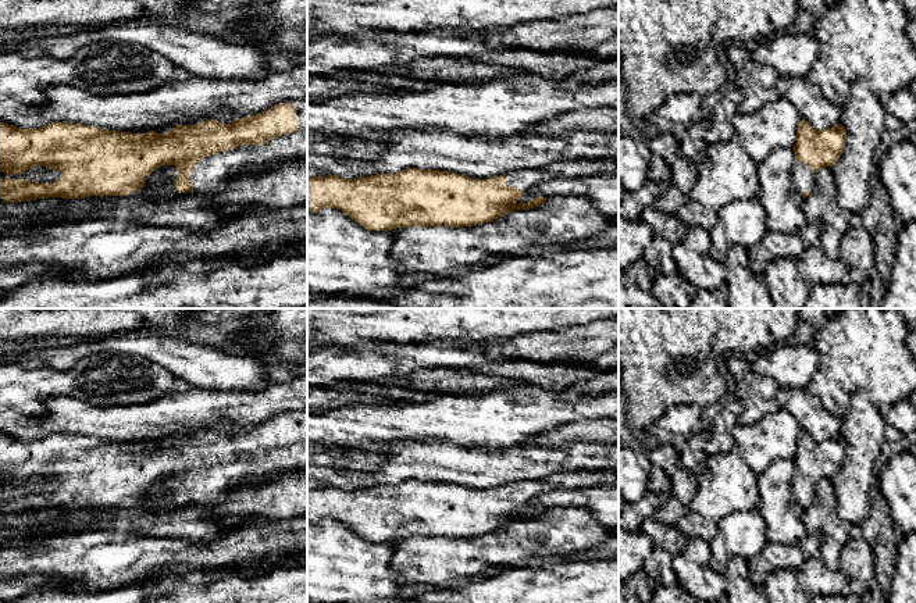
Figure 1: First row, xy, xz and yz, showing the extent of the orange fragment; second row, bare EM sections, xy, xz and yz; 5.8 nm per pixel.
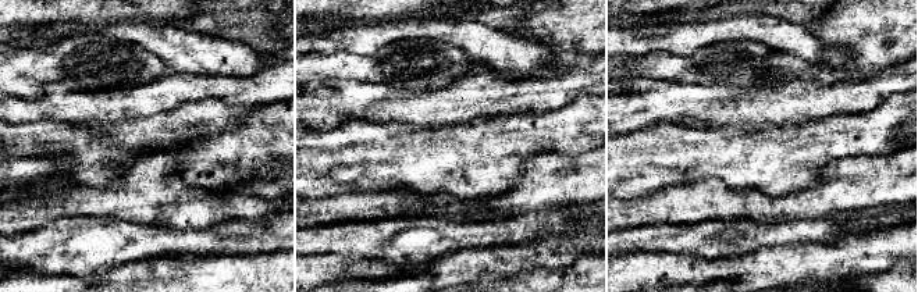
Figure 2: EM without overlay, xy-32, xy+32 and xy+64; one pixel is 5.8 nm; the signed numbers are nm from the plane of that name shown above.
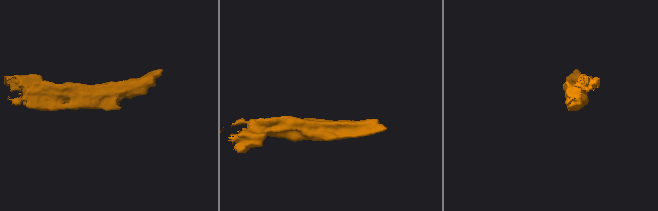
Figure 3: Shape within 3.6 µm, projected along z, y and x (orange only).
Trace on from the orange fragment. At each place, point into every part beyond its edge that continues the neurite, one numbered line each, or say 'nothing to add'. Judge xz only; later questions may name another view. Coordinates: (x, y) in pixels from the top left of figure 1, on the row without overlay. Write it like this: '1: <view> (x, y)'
1: xz (526, 491)

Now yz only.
1: yz (802, 491)

